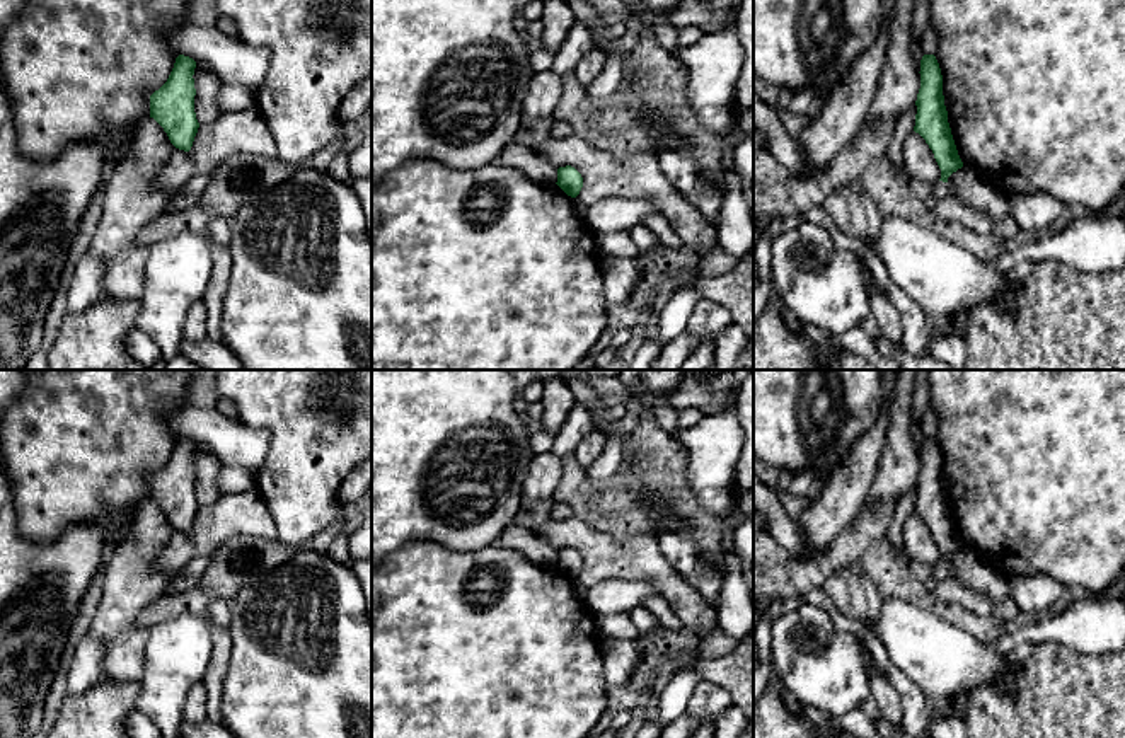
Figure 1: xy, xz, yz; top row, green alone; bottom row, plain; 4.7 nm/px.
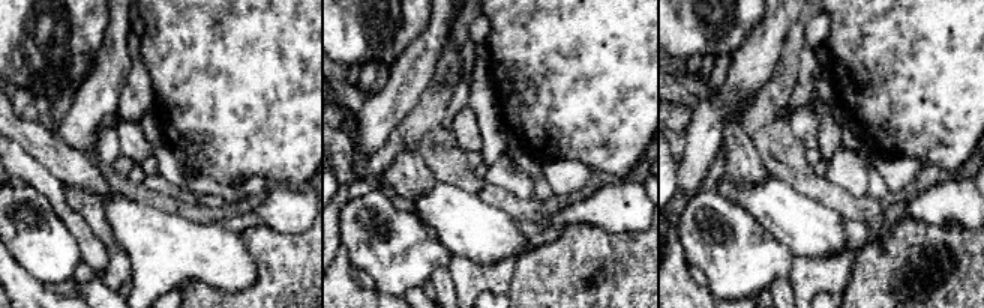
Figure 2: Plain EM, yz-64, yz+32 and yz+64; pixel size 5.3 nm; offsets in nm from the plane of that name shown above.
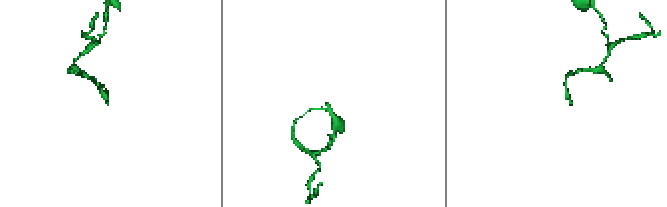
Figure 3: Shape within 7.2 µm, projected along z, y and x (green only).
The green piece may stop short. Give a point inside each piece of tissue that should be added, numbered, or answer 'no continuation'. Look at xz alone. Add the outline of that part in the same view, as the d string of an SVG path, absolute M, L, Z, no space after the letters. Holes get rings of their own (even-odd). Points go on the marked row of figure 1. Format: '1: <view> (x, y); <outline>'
1: xz (536, 167); M510 143L496 159L494 164L510 169L518 169L530 181L554 186L557 182L557 167L554 167L547 159L539 155L534 148Z

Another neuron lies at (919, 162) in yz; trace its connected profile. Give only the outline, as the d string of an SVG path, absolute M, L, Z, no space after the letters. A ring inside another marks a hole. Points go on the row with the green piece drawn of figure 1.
M915 131L903 141L903 167L910 179L920 179L931 186L941 179L941 169L932 150Z

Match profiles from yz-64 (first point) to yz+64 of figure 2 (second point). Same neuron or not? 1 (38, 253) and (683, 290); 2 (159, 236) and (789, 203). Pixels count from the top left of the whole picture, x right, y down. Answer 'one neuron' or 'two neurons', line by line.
1: two neurons
2: one neuron

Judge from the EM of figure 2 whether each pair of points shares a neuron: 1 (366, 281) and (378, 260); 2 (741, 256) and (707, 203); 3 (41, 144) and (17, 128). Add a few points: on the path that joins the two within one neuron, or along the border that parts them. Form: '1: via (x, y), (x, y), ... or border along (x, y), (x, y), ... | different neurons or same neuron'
1: border along (357, 269), (362, 269), (380, 292) | different neurons
2: via (728, 242), (725, 223), (719, 217) | same neuron
3: via (35, 140), (23, 131) | same neuron

